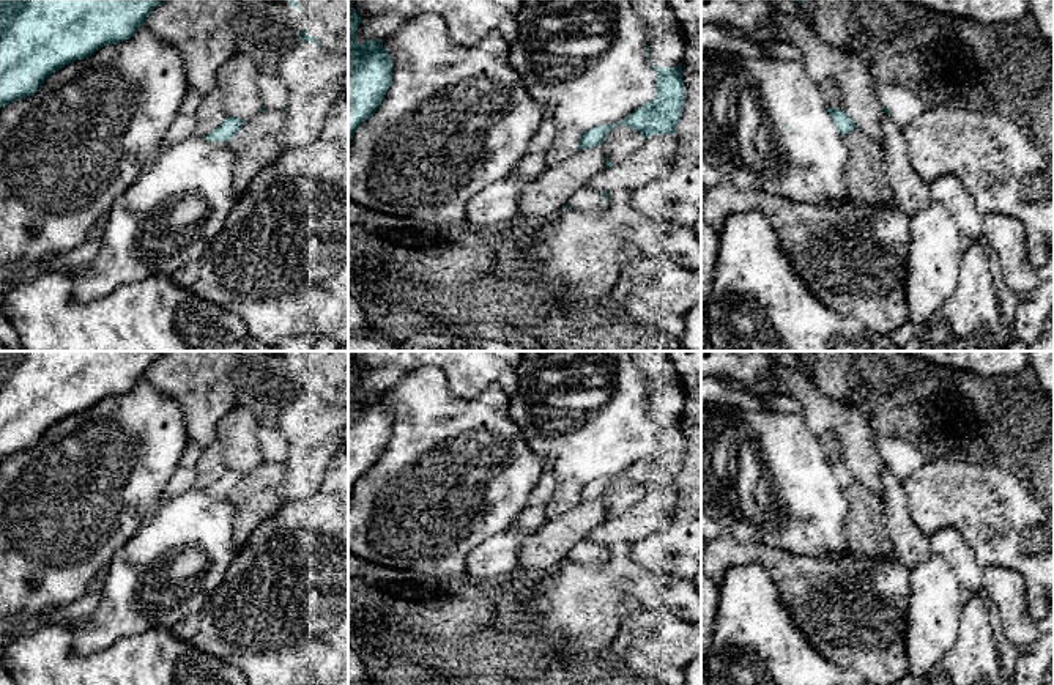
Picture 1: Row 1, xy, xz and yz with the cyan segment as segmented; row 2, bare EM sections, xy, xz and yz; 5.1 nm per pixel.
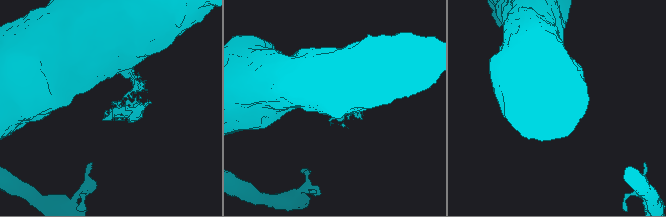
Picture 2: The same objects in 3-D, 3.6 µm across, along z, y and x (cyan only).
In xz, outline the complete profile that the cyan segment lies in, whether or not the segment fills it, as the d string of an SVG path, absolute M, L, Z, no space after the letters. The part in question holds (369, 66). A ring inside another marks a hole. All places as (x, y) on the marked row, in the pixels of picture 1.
M348 2L348 148L354 132L377 112L392 82L392 61L383 47L383 39L356 43L354 33L361 20L351 2Z

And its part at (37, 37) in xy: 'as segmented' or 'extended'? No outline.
as segmented

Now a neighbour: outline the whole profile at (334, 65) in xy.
M312 41L298 43L274 71L288 88L284 150L312 143L348 76L348 54L336 54Z

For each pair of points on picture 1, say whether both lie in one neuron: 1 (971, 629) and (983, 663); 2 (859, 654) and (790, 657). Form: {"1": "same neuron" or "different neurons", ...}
{"1": "same neuron", "2": "different neurons"}

